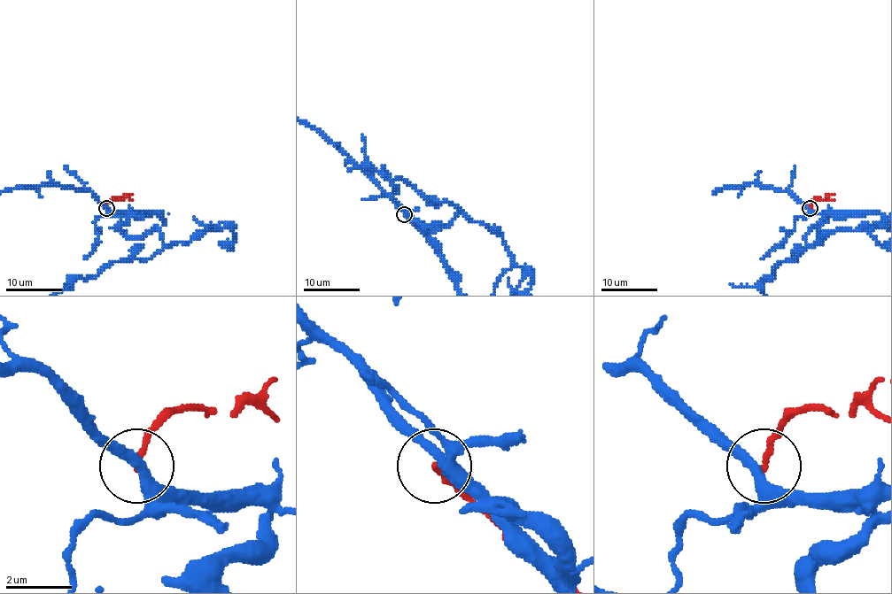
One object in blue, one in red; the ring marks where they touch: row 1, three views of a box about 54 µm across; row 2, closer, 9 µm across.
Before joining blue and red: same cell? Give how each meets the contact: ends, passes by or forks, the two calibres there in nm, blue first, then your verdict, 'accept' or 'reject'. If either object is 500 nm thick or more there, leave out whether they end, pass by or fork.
blue passes by | red ends | 320/170 nm | reject

